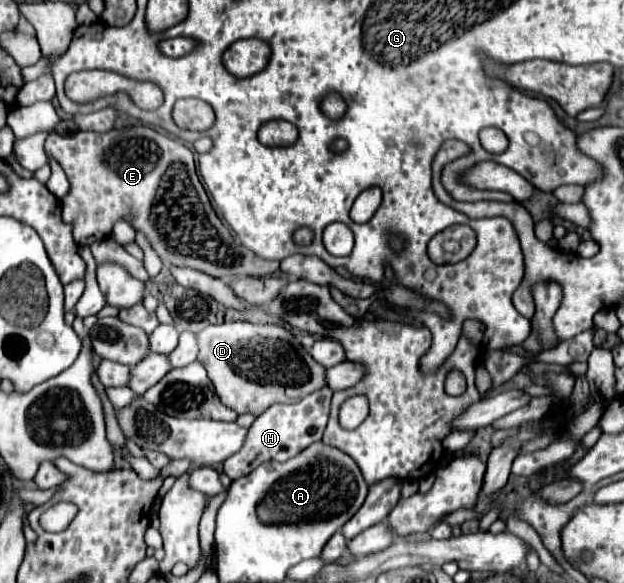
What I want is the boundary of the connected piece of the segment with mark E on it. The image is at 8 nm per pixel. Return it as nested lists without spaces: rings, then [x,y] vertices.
[[[131,125],[107,133],[77,131],[73,137],[51,133],[45,141],[45,151],[61,165],[69,179],[69,193],[61,199],[61,219],[73,225],[77,245],[89,245],[109,237],[113,225],[123,219],[147,237],[167,267],[191,267],[217,279],[241,275],[263,277],[279,269],[279,261],[257,257],[235,235],[231,245],[231,231],[213,211],[207,193],[205,201],[201,199],[185,163],[181,163],[193,161],[193,153],[179,139],[175,143],[175,139],[147,125]]]

